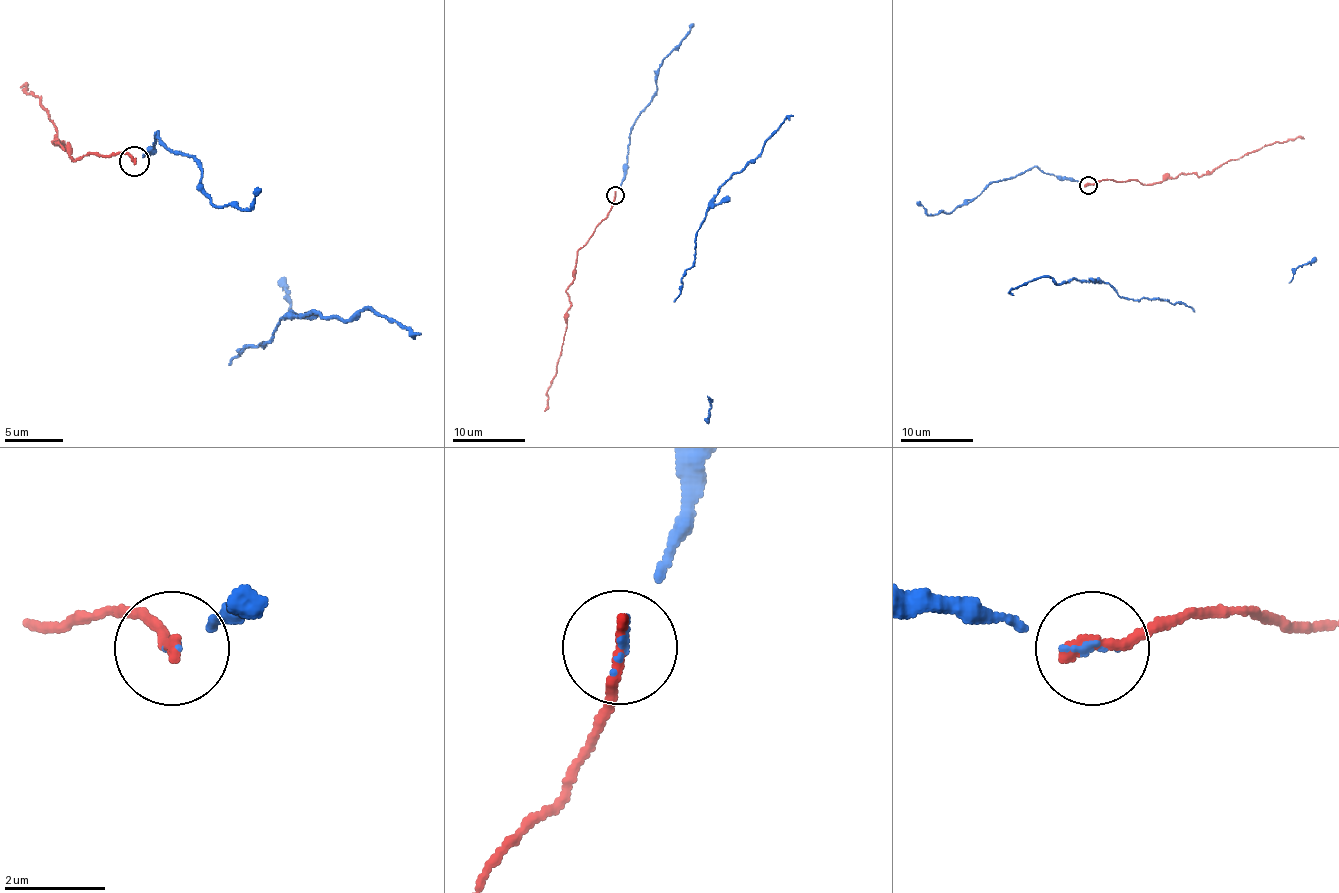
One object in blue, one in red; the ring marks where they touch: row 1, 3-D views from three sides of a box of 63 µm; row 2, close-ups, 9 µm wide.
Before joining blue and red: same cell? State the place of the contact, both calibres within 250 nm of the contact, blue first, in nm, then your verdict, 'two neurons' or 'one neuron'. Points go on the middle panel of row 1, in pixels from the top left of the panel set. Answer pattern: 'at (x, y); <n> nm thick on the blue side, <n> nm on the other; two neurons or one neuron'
at (615, 195); 80 nm thick on the blue side, 280 nm on the other; one neuron

